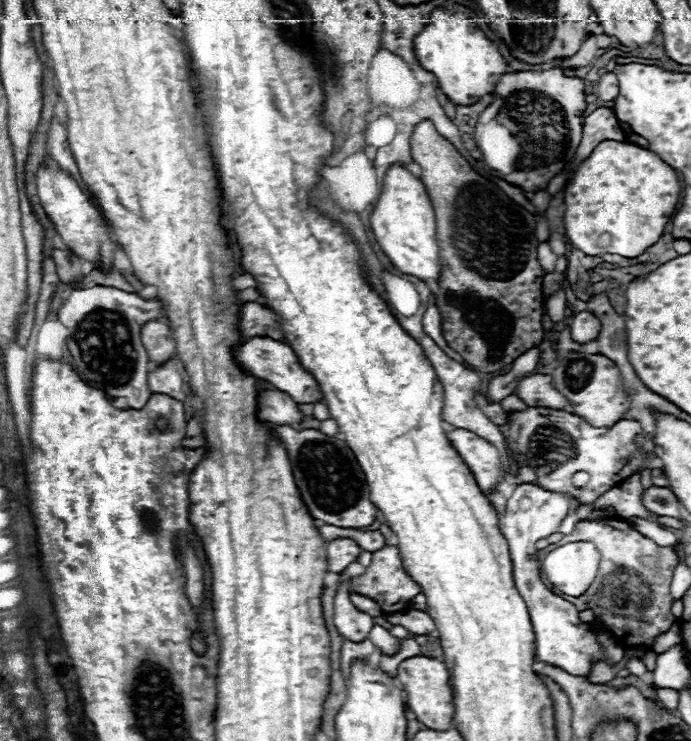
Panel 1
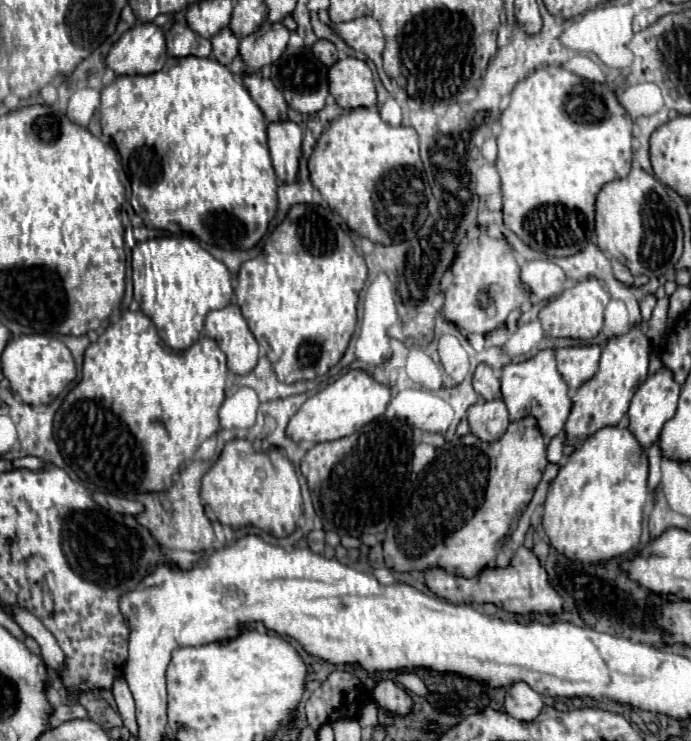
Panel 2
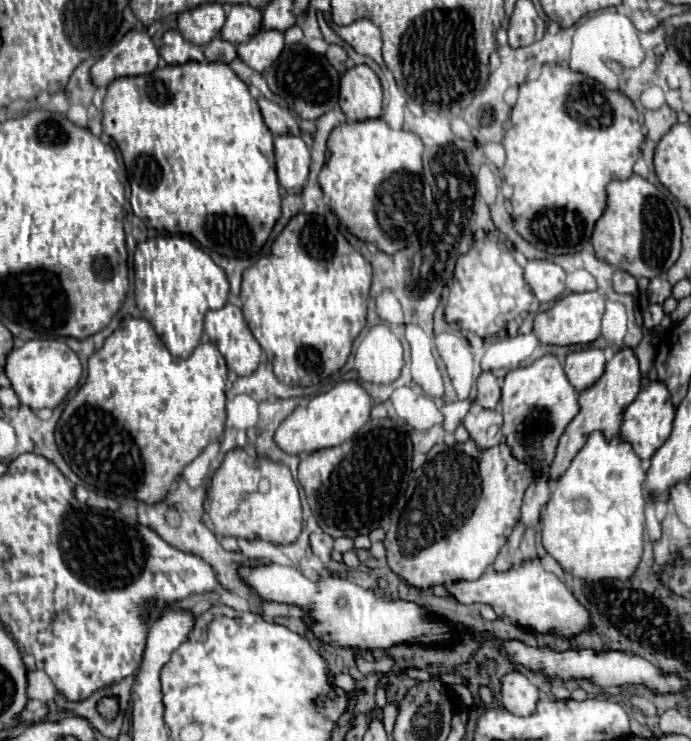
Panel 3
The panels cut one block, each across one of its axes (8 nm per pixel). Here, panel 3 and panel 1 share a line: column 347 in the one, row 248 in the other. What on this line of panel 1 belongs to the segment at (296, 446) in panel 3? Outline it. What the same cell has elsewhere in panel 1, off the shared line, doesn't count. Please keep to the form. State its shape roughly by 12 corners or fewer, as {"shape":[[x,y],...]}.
{"shape":[[398,164],[370,216],[382,252],[418,280],[442,274],[434,208]]}

